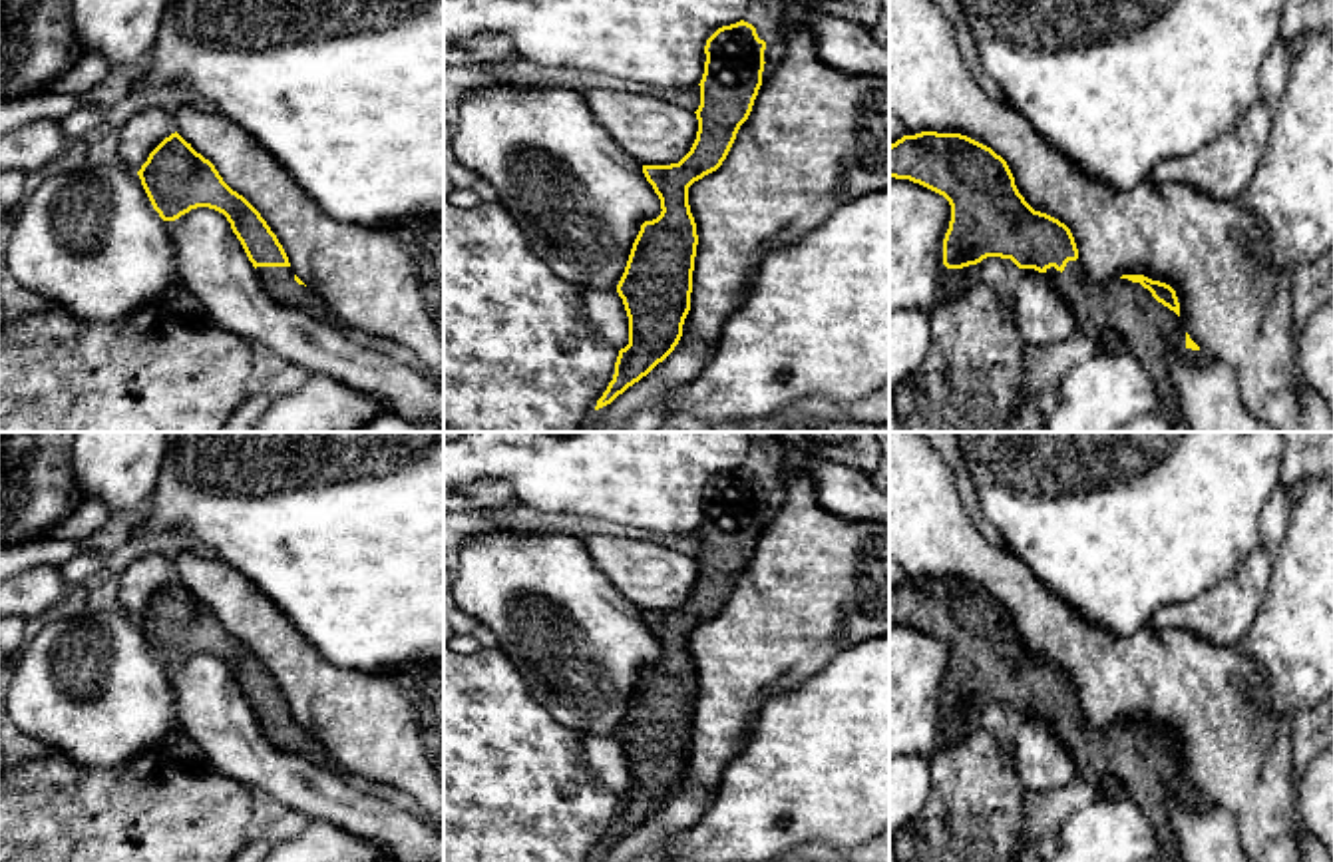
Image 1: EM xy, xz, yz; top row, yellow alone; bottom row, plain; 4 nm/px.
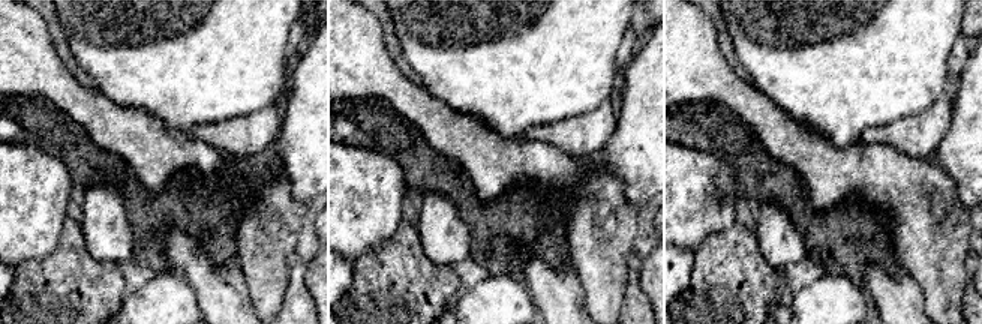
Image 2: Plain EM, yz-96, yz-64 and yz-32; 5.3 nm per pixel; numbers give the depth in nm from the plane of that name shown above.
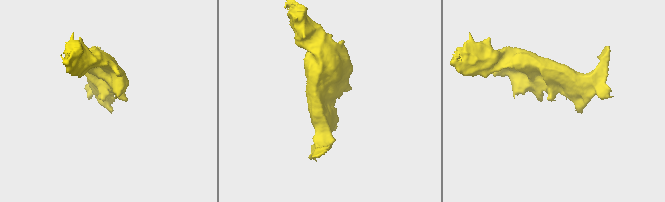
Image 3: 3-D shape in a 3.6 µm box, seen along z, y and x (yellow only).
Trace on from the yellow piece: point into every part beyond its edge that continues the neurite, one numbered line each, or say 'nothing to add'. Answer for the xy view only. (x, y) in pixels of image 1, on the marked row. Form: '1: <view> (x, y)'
1: xy (279, 283)

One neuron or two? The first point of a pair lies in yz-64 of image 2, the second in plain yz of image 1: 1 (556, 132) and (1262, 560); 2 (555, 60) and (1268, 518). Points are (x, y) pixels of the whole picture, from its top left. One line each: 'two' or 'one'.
1: one
2: two

